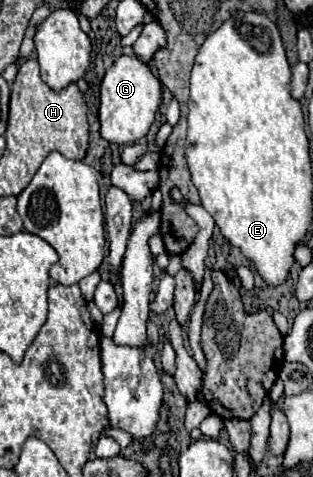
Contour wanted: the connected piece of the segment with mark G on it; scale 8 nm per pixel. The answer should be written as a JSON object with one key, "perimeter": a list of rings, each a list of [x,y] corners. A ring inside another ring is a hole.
{"perimeter":[[[134,55],[118,57],[106,69],[106,75],[100,85],[100,107],[98,107],[100,137],[116,145],[130,145],[132,141],[142,139],[154,121],[160,97],[162,97],[162,83],[154,77],[148,65],[144,65]]]}

